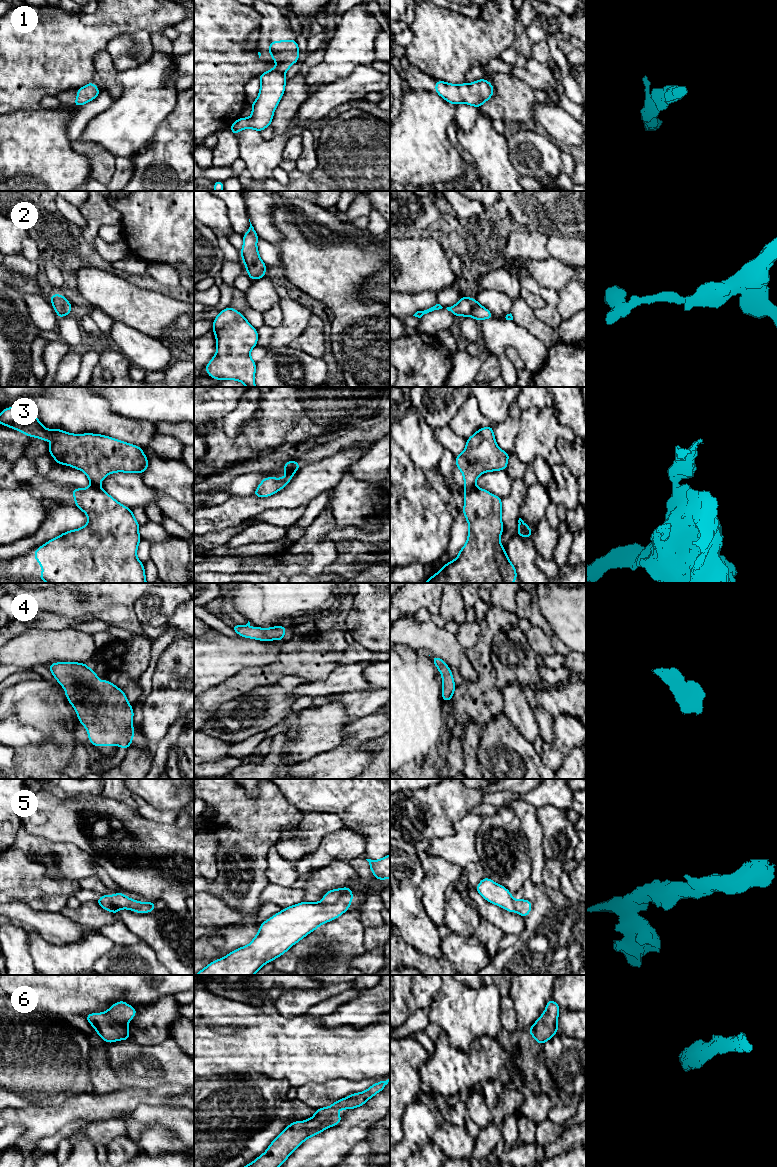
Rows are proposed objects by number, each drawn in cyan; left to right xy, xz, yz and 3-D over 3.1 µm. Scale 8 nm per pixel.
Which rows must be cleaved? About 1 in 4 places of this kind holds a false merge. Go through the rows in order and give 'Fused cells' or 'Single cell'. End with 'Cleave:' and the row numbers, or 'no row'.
1: Single cell
2: Single cell
3: Fused cells
4: Single cell
5: Single cell
6: Single cell
Cleave: 3

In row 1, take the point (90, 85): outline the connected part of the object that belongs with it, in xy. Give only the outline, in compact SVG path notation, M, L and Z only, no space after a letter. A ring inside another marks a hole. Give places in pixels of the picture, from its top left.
M92 81L81 88L77 88L77 98L73 107L78 107L94 100L100 92L100 89Z

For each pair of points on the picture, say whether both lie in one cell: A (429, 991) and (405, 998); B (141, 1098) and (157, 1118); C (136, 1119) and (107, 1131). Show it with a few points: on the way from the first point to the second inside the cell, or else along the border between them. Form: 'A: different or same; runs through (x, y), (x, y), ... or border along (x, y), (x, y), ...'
A: same; runs through (423, 997), (421, 999), (411, 999)
B: different; border along (163, 1104), (138, 1105), (125, 1115)
C: different; border along (121, 1118), (125, 1125), (126, 1134)

